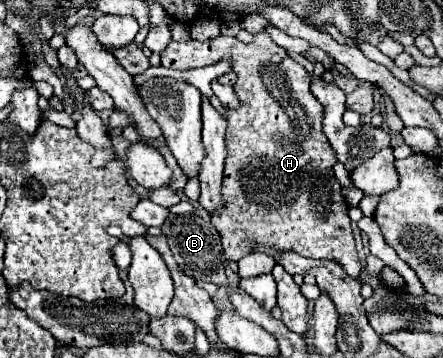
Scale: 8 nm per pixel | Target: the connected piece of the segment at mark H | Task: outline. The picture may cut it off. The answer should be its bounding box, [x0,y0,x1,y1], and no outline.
[162,31,360,280]

